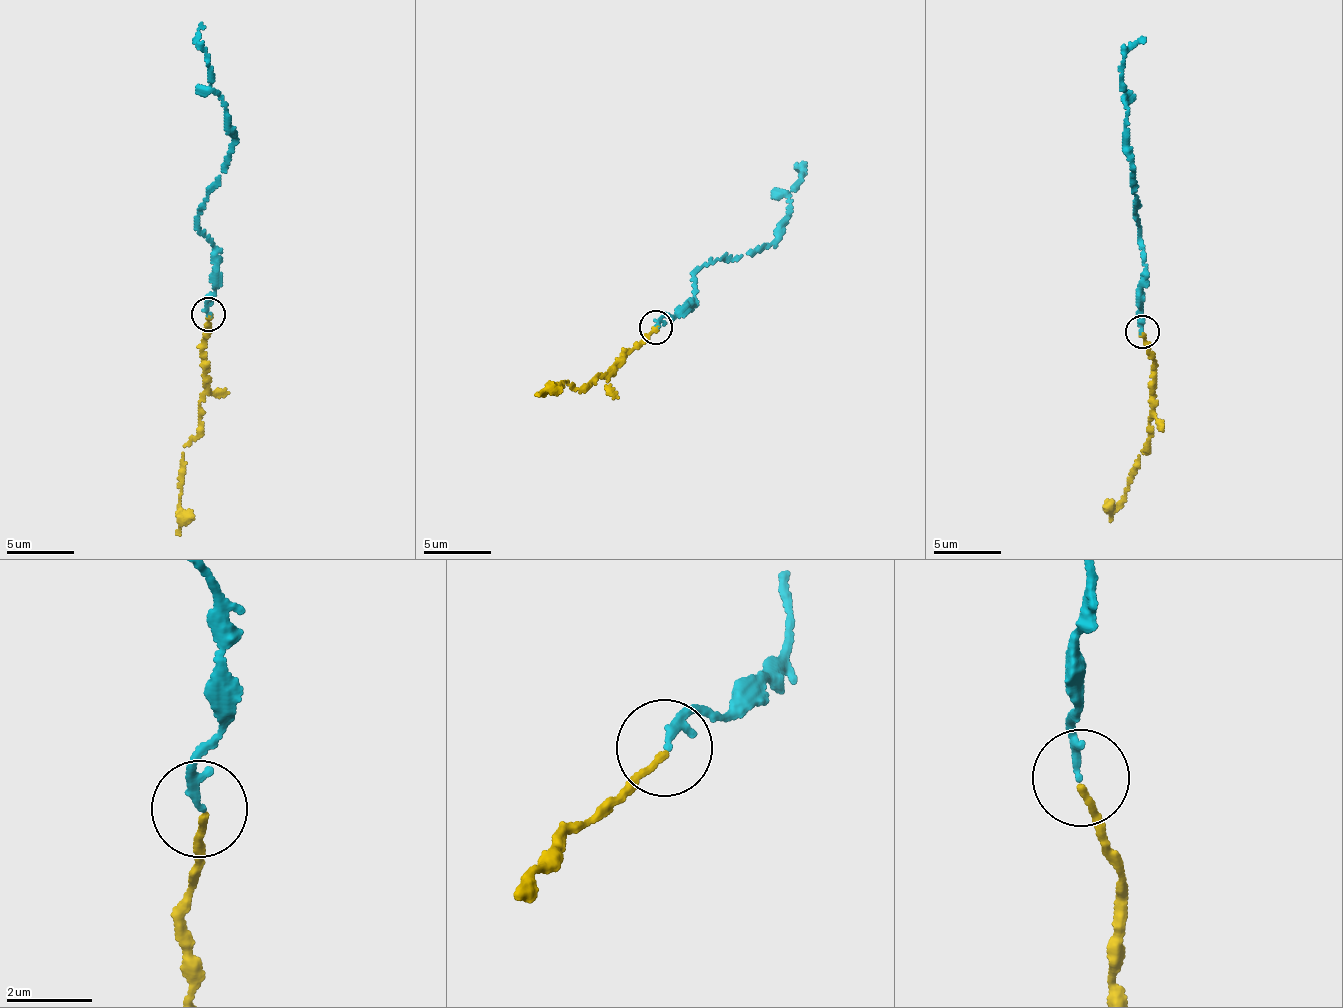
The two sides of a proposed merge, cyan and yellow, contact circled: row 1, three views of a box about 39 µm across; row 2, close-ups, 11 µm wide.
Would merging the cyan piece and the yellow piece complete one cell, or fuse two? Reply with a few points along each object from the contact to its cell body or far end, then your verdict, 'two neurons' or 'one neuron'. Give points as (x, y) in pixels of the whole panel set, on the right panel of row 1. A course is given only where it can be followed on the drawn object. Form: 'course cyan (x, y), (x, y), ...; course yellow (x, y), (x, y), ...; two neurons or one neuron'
course cyan (1142, 332), (1139, 310), (1141, 309), (1146, 265), (1139, 237), (1122, 65), (1127, 52), (1145, 38); course yellow (1140, 333), (1155, 370), (1149, 450), (1142, 451), (1112, 520); one neuron

